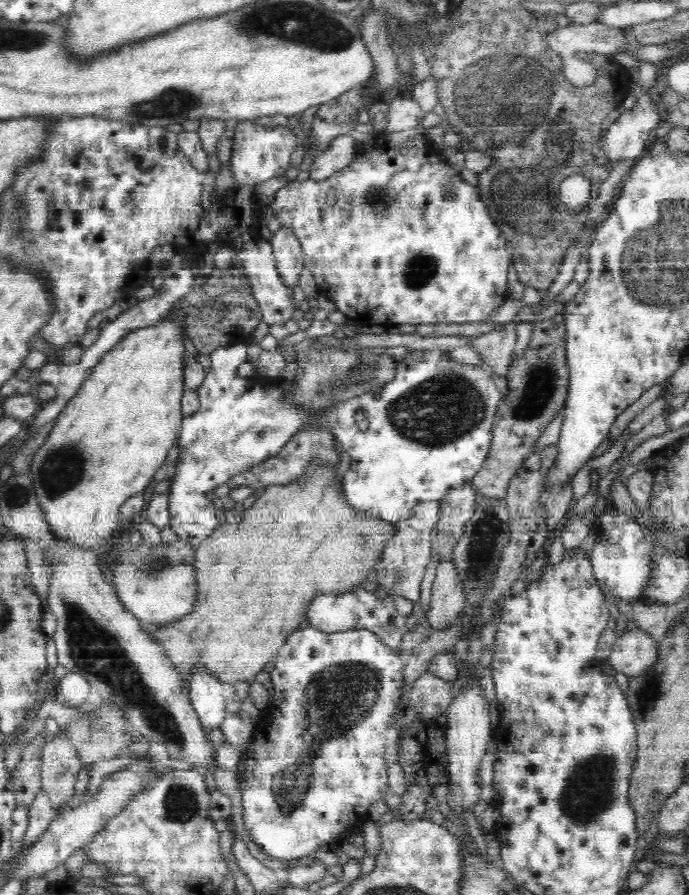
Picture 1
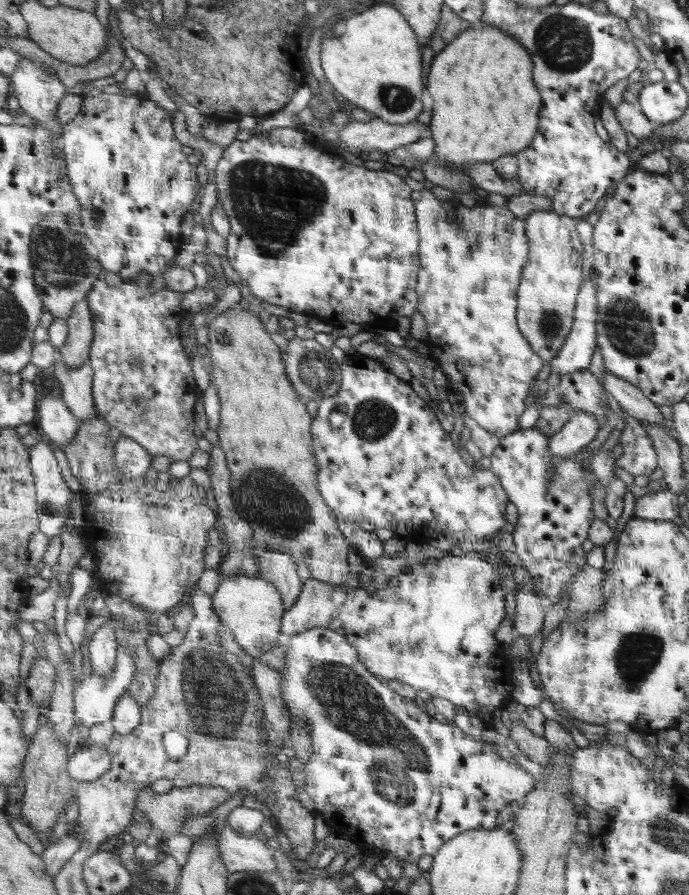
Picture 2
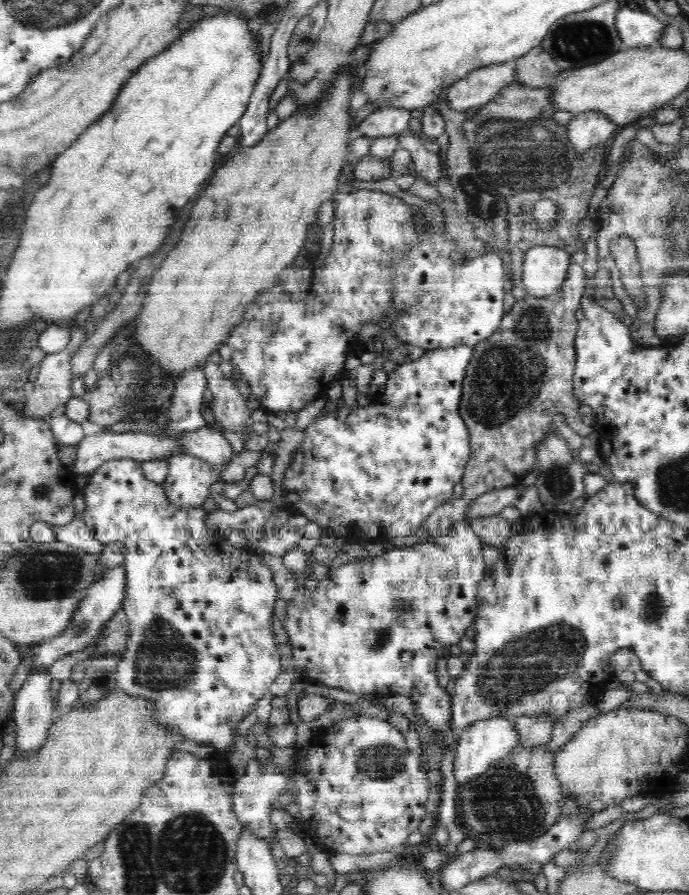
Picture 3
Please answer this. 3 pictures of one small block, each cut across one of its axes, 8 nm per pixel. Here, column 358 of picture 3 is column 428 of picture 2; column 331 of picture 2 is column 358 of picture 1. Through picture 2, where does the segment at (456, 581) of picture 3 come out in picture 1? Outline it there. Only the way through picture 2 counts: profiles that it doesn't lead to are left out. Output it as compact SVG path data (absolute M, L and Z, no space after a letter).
M361 585L350 591L318 596L308 608L305 619L308 620L309 626L316 626L317 630L326 631L328 634L348 630L370 630L396 654L400 654L399 644L402 638L410 632L406 626L406 617L399 614L393 600L389 597L380 599L374 592L366 592Z

